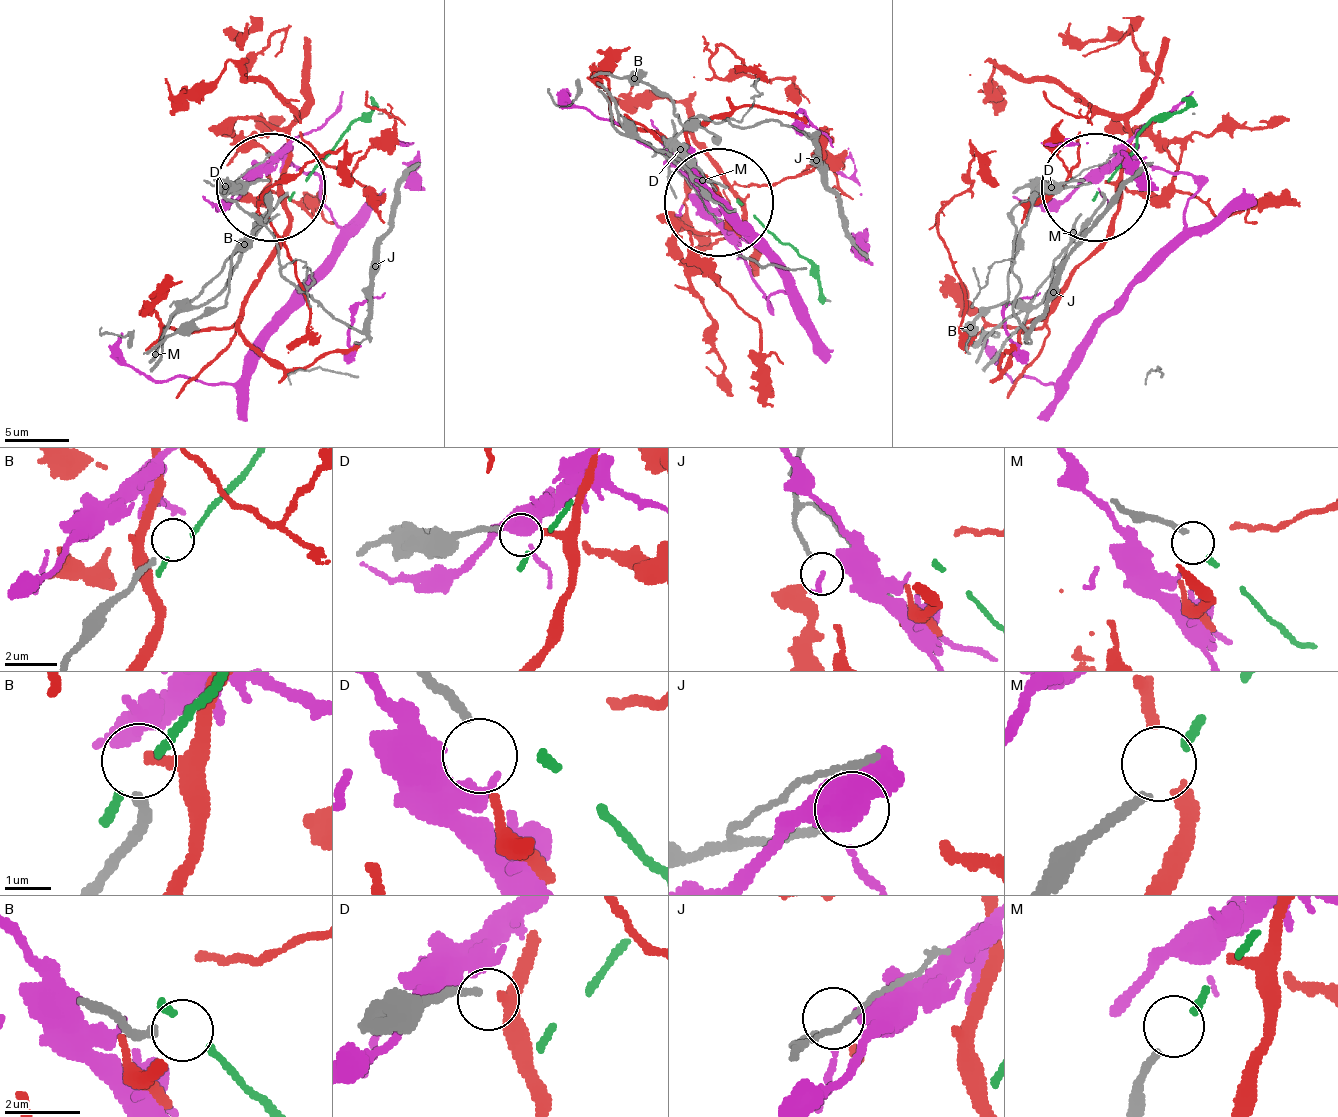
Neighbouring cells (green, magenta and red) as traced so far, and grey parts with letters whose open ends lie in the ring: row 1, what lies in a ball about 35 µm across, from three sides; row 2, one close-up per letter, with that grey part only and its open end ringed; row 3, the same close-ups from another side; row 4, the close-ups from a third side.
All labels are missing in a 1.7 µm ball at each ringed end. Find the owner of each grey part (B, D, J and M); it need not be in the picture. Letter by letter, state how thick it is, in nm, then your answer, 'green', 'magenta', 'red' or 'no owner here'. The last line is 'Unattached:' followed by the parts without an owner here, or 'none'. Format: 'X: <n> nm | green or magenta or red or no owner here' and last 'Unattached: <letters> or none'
B: 200 nm | no owner here
D: 180 nm | red
J: 160 nm | no owner here
M: 200 nm | green
Unattached: B, J

